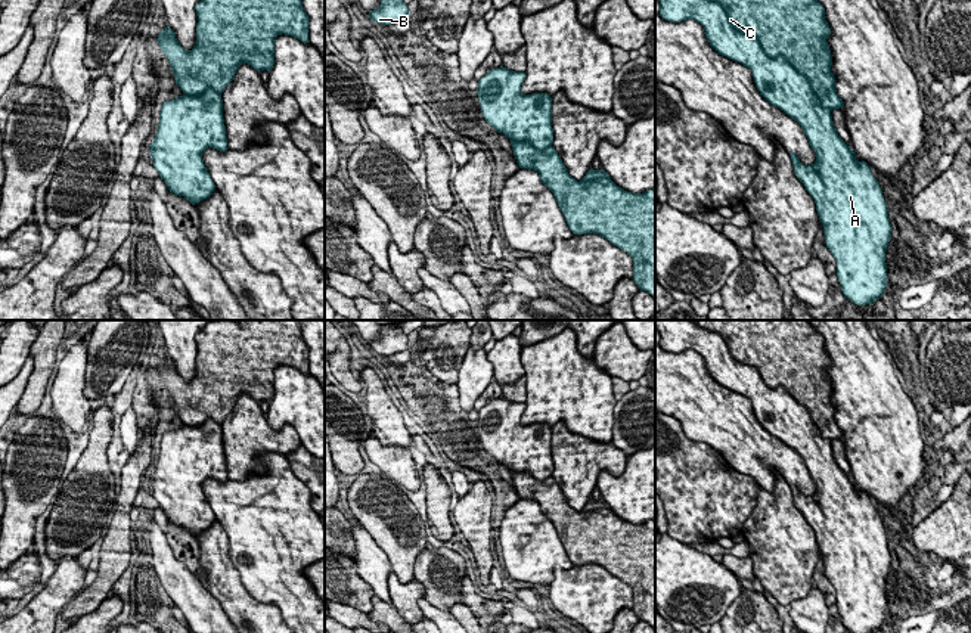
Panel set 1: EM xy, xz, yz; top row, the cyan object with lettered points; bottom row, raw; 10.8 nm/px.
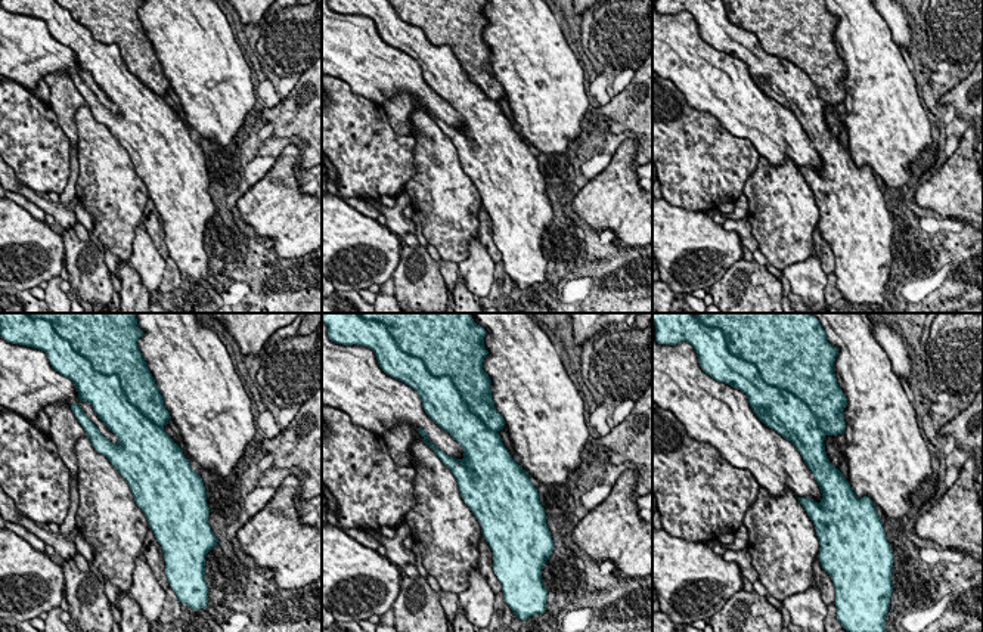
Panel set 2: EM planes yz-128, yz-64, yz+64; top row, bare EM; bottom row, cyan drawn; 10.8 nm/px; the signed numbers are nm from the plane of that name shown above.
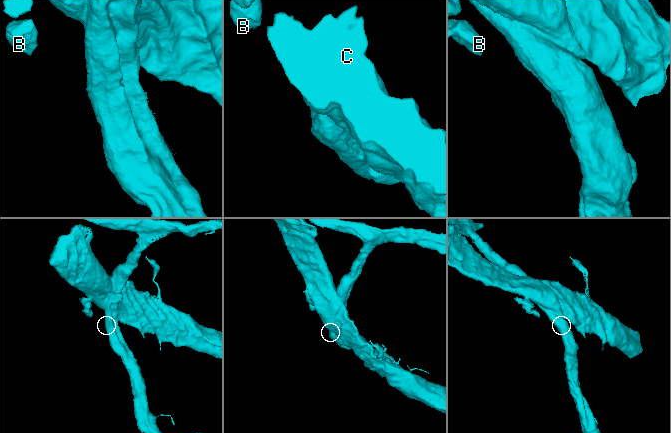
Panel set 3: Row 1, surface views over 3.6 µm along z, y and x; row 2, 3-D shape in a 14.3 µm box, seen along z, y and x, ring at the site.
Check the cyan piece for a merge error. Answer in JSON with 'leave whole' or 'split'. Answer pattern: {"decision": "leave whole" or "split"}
{"decision": "split"}

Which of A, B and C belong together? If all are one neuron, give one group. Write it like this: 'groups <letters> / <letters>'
groups A / B C

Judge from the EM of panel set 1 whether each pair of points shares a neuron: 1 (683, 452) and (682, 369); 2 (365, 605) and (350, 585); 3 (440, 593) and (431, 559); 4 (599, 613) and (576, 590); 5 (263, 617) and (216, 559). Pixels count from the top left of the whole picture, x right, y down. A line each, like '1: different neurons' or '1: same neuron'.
1: different neurons
2: same neuron
3: same neuron
4: same neuron
5: same neuron

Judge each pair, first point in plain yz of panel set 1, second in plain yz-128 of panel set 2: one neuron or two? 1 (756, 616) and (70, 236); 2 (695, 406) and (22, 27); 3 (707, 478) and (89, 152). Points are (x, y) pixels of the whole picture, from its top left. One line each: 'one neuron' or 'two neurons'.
1: one neuron
2: one neuron
3: two neurons

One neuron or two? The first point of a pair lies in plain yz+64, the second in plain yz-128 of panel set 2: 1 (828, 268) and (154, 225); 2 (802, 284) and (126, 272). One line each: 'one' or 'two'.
1: one
2: two

